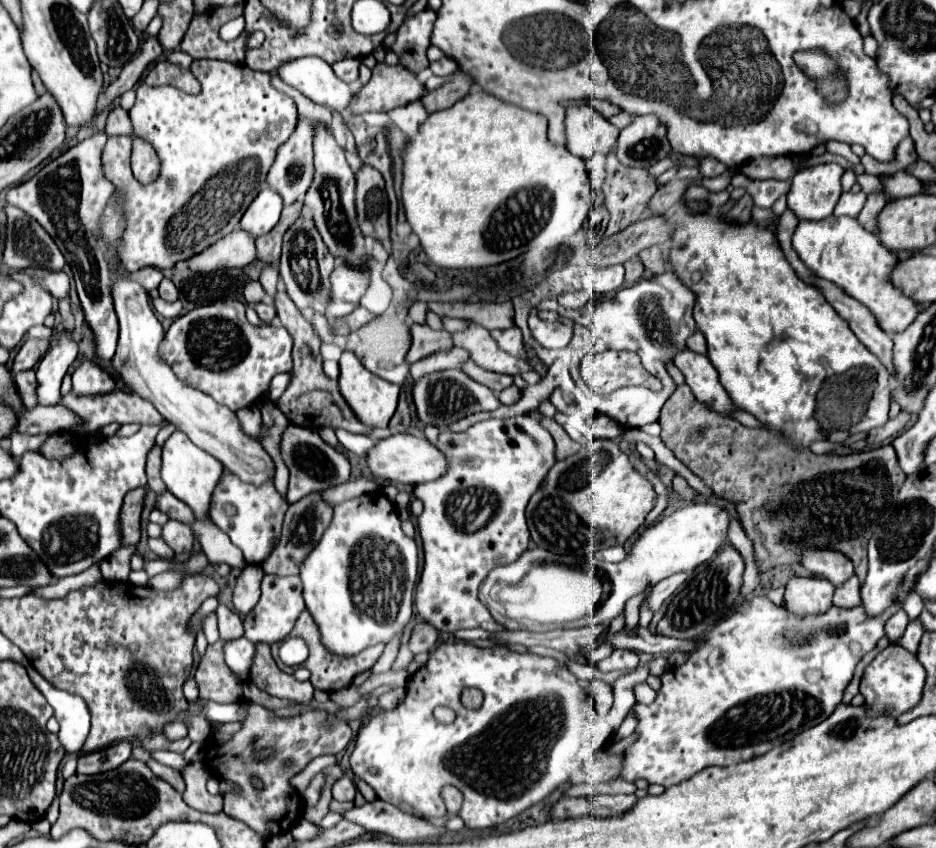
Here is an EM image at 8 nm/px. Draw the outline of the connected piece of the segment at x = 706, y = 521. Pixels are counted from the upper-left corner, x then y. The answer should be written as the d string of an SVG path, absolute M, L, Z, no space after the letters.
M696 502L690 504L682 510L672 512L670 516L658 520L656 524L644 528L638 538L634 540L630 552L626 558L618 564L602 562L602 570L606 572L610 580L610 596L596 608L596 612L584 620L580 620L580 626L590 626L590 624L606 624L618 614L624 612L626 602L632 596L638 596L646 592L648 584L654 586L660 580L678 574L678 572L688 572L694 570L696 566L708 562L710 558L716 556L720 546L726 542L726 532L728 532L728 520L730 514L716 502Z

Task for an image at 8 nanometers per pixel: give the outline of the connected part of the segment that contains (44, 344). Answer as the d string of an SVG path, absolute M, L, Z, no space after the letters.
M30 338L30 340L26 340L22 344L18 356L14 358L14 372L20 372L24 368L34 368L42 360L42 356L48 352L50 344L52 344L52 338L34 338L34 340Z

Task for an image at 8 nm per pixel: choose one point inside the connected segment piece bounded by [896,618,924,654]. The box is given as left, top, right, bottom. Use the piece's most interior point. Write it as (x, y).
(914, 632)

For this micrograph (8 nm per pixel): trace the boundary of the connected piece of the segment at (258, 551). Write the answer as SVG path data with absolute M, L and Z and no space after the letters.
M226 472L212 494L210 520L230 536L232 544L236 544L244 552L244 560L248 564L262 564L262 560L266 560L272 552L272 540L280 536L286 510L288 502L280 498L272 482L256 488Z

